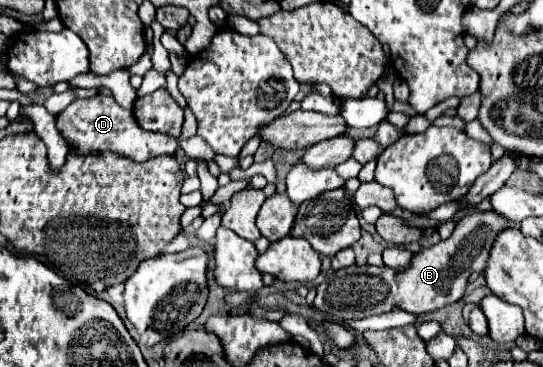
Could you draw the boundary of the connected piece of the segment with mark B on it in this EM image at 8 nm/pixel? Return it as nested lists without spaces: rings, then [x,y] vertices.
[[[473,212],[455,224],[449,240],[441,240],[431,248],[415,252],[411,264],[405,270],[365,264],[331,272],[317,286],[315,308],[339,322],[347,318],[367,318],[373,314],[389,312],[393,308],[401,308],[411,314],[439,310],[447,304],[457,302],[463,296],[469,274],[481,272],[485,268],[481,266],[481,256],[485,256],[487,262],[493,240],[505,228],[509,228],[509,224],[495,212]]]

